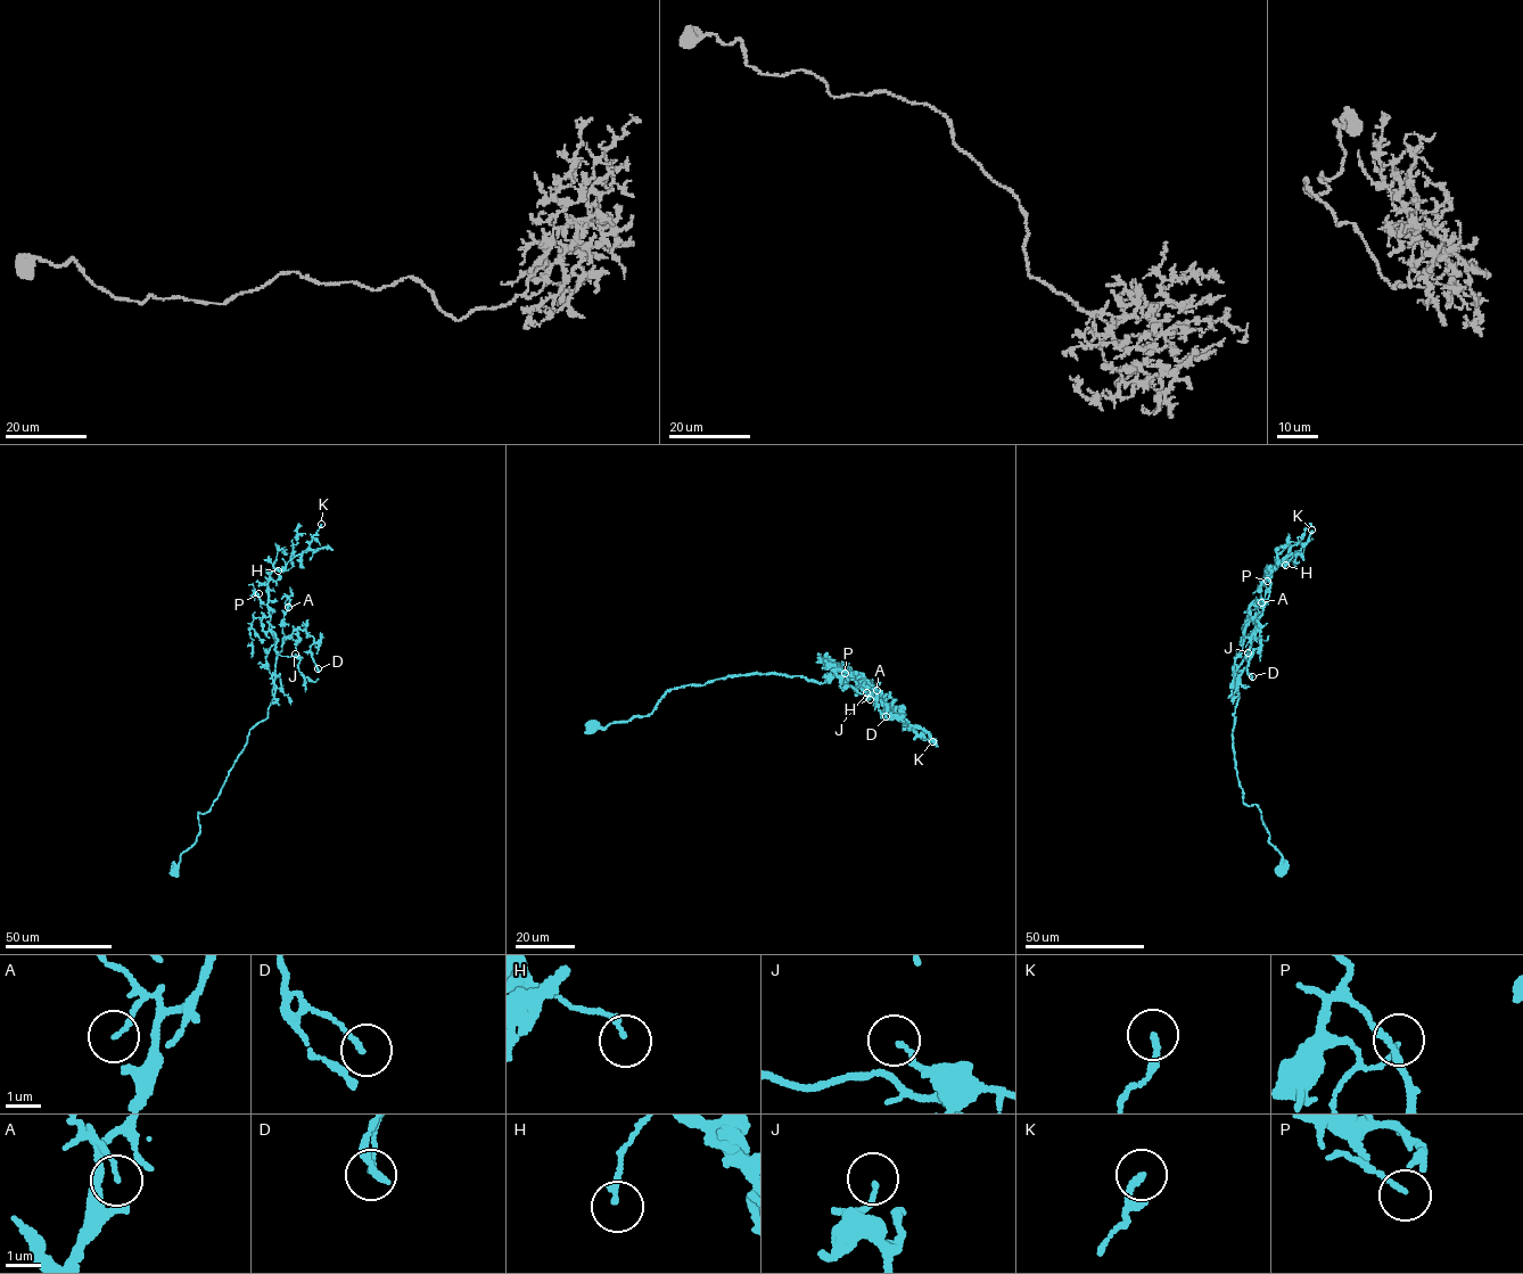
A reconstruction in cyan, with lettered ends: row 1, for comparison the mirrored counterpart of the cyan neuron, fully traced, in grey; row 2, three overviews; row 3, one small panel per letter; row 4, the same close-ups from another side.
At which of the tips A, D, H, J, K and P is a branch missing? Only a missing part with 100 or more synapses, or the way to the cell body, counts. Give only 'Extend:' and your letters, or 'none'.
Extend: A

